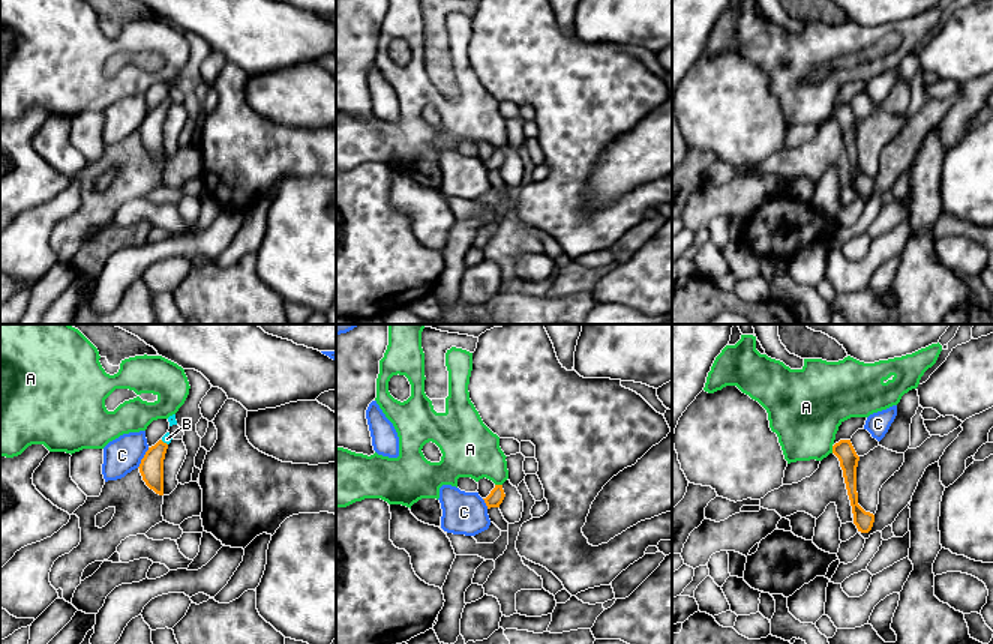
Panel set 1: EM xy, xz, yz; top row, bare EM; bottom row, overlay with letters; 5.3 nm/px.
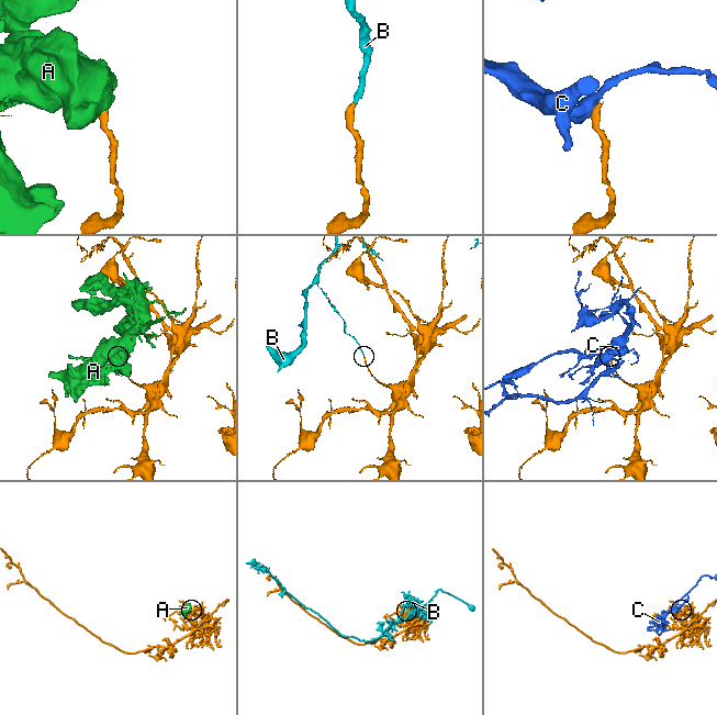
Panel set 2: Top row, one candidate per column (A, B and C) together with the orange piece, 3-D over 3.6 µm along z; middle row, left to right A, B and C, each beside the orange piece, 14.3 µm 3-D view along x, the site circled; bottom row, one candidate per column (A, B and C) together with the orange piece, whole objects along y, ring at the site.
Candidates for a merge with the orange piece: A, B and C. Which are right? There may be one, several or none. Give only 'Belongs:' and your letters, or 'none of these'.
Belongs: none of these

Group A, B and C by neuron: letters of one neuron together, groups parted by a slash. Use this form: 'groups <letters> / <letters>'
groups A / B / C

